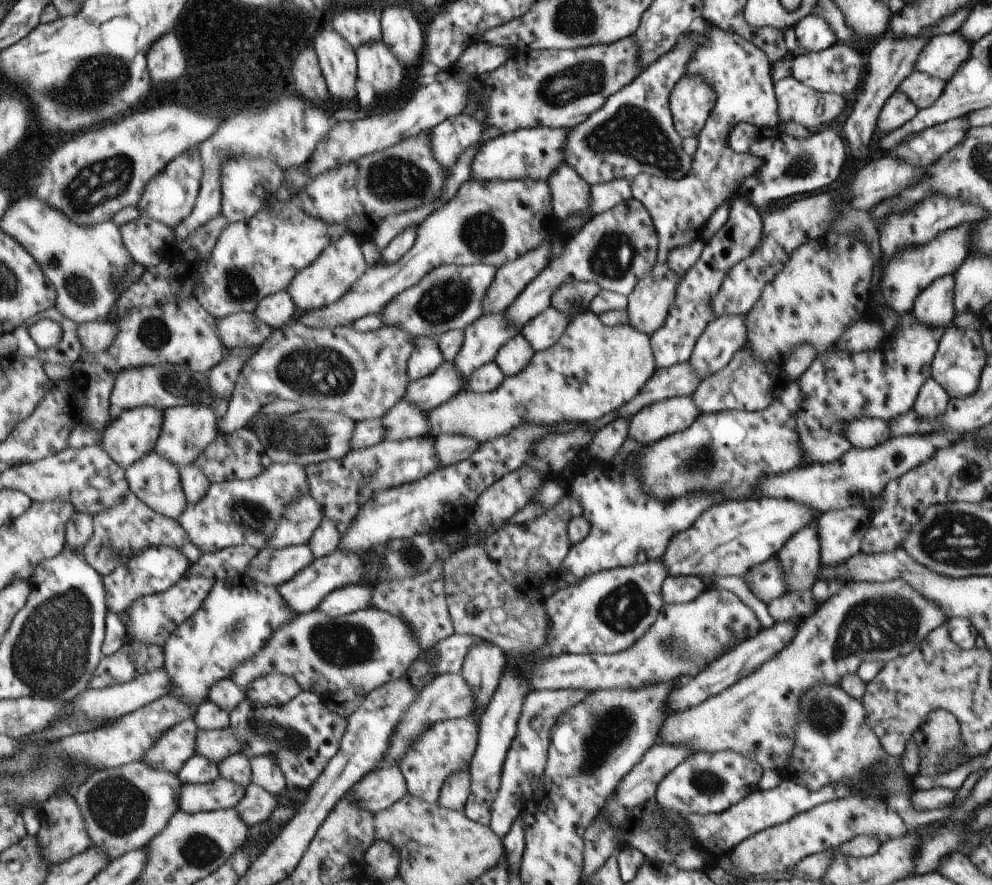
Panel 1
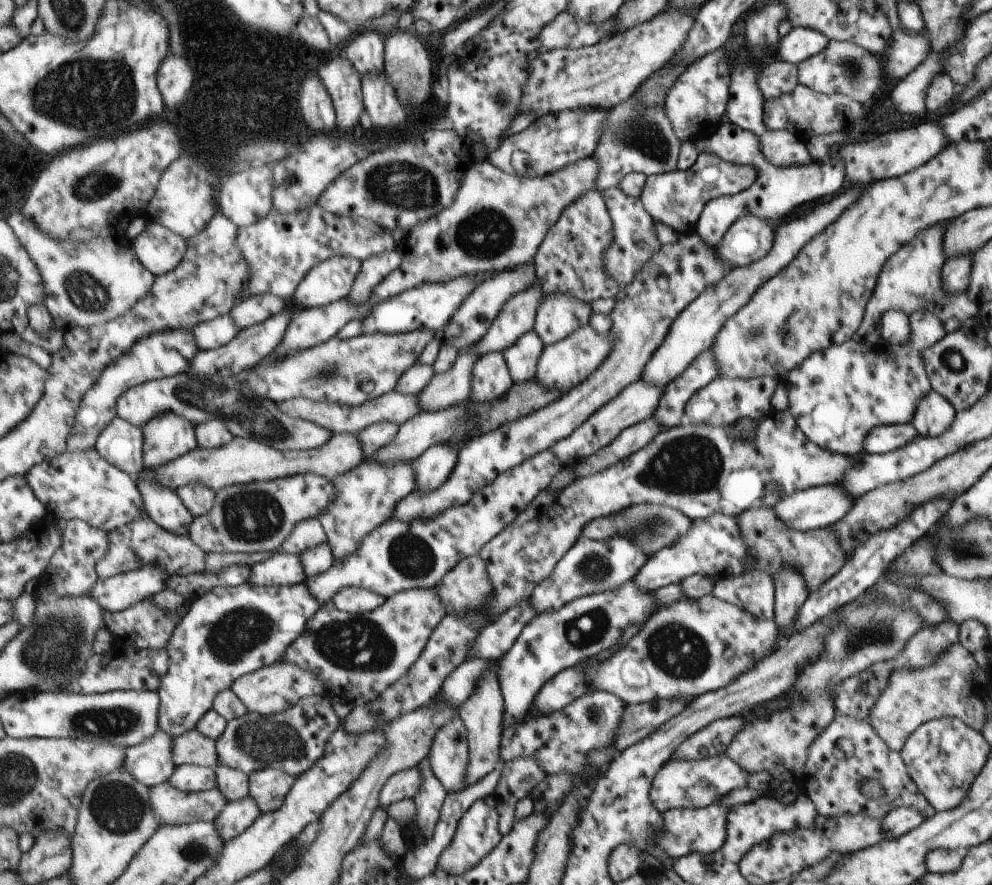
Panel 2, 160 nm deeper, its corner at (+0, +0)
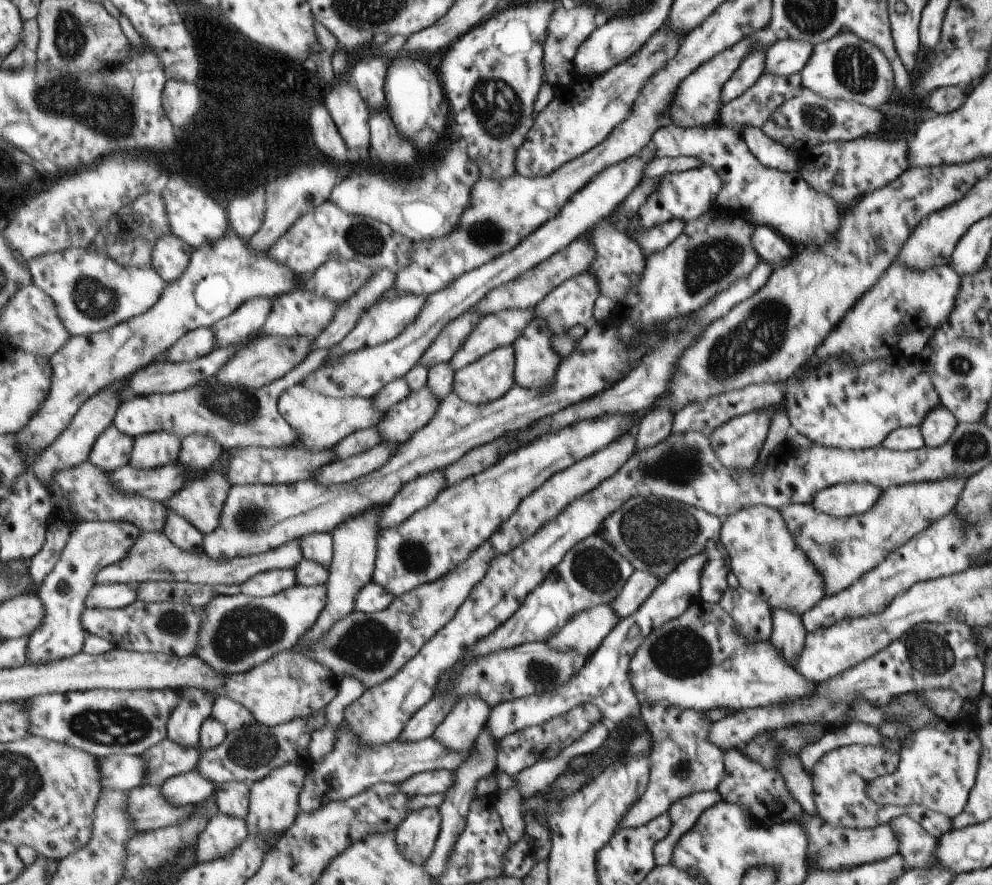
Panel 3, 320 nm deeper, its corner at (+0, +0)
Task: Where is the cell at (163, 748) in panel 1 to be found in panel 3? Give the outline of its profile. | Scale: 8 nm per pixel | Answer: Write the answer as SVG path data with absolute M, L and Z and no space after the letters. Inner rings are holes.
M114 754L99 759L101 790L132 791L144 784L146 770L142 756Z

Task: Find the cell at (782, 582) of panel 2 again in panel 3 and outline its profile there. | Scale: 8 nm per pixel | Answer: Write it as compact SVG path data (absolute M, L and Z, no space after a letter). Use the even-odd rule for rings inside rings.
M773 609L770 619L772 629L769 642L781 654L781 658L785 658L785 662L791 666L803 648L806 635L799 615L784 609Z

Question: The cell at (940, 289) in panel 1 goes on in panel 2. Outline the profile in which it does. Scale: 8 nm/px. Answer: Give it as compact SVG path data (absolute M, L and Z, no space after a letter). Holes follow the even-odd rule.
M965 253L961 256L952 256L943 263L940 275L942 287L946 293L966 292L973 254Z

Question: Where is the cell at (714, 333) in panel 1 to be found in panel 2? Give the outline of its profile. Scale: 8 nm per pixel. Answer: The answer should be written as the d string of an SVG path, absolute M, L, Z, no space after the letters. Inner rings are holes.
M711 350L699 352L679 376L662 388L652 418L658 422L660 428L665 429L684 423L683 412L687 400L717 377L719 372Z

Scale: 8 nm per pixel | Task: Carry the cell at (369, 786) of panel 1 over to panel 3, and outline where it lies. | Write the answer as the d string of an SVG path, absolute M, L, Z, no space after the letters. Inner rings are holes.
M445 769L425 771L399 785L409 796L444 794L452 787L454 772Z

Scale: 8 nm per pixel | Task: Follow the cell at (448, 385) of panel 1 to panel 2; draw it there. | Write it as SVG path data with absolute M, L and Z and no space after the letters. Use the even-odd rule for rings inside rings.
M399 390L389 392L388 395L381 396L380 399L371 400L371 402L361 406L361 408L351 408L349 406L341 406L339 404L321 403L309 398L295 397L283 403L277 404L282 412L285 412L289 417L295 419L304 419L321 424L323 428L329 428L334 434L349 434L362 433L373 424L392 421L399 426L403 425L410 418L421 413L420 394L419 395L404 395L400 394Z

